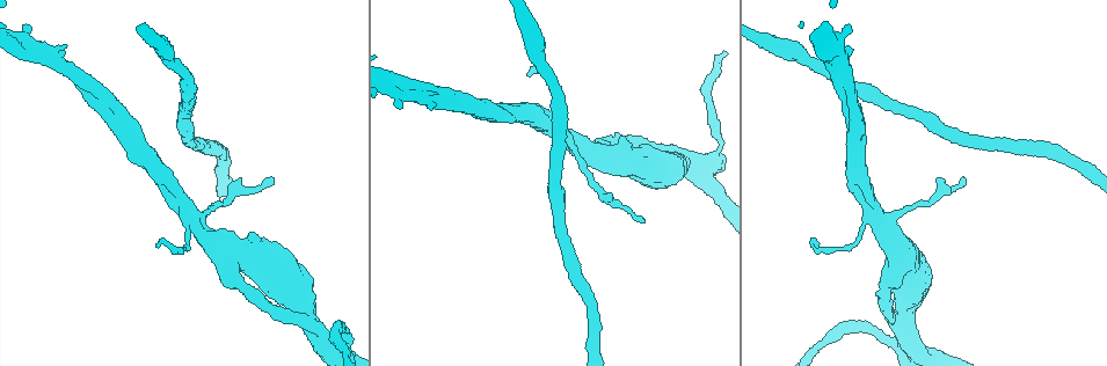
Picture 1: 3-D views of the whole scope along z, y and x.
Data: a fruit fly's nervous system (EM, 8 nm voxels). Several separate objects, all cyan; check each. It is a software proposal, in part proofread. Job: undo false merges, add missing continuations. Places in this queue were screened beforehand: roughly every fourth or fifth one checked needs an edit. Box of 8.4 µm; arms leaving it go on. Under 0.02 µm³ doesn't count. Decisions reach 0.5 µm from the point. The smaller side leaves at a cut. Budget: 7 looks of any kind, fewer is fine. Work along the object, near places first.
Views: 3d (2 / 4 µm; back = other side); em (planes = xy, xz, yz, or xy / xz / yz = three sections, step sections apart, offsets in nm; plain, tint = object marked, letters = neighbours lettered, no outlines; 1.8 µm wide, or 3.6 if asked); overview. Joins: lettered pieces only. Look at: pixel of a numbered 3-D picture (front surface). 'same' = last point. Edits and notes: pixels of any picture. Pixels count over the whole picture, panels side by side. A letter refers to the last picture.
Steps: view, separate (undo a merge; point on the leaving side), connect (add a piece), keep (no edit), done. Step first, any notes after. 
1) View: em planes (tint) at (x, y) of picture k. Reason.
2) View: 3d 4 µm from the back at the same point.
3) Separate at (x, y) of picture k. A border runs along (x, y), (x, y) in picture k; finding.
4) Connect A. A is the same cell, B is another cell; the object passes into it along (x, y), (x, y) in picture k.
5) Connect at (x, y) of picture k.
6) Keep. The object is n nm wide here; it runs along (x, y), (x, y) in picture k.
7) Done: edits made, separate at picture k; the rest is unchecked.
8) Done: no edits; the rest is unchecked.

View: 3d 4 µm at (904, 323) of picture 1. Three arms meet.

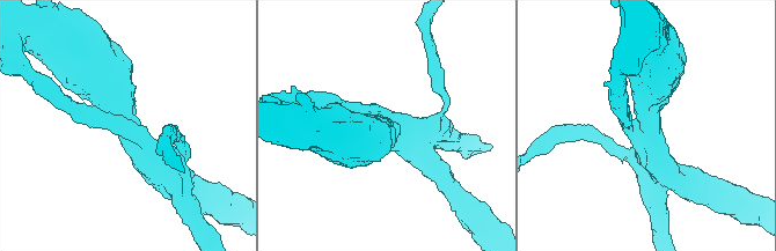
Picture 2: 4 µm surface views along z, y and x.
View: em 3.6 µm planes (tint) at (129, 130) of picture 2. Need the tissue.

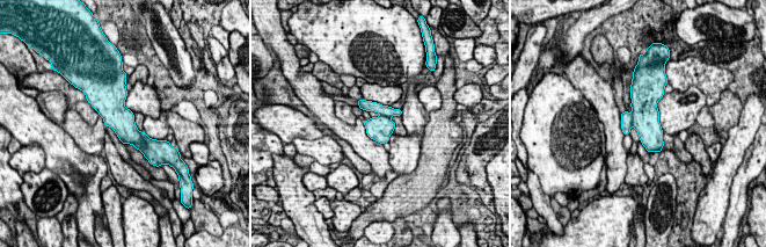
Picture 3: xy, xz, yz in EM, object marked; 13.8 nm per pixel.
View: em 3.6 µm planes (letters) at the same point. See the neighbours.

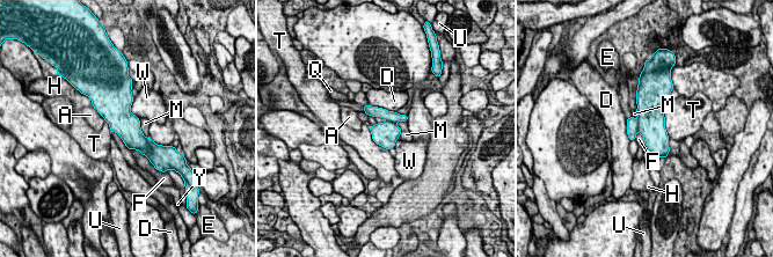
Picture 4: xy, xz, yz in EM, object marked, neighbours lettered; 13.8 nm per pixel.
Keep. A, D, E, F, H, M, Q, T, U, W and Y are other cells; a border runs along (637, 131), (646, 146) in picture 4; one neuron here.

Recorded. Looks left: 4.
View: 3d 4 µm at (202, 236) of picture 1. Four arms meet.

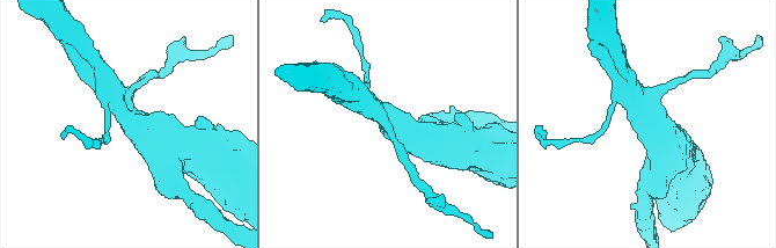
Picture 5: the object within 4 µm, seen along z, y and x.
View: em xy step 8 (tint) at (391, 123) of picture 5. 4 arms meet here.

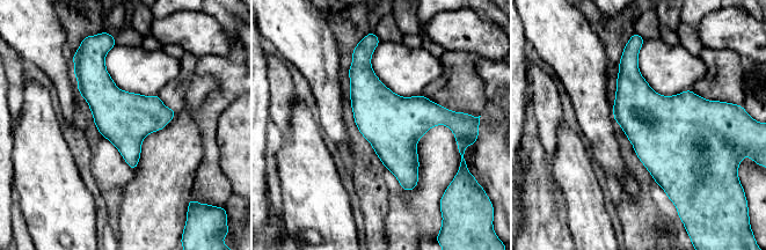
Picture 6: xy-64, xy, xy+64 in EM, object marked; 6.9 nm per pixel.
View: em planes (letters) at the same point. Cut it another way.

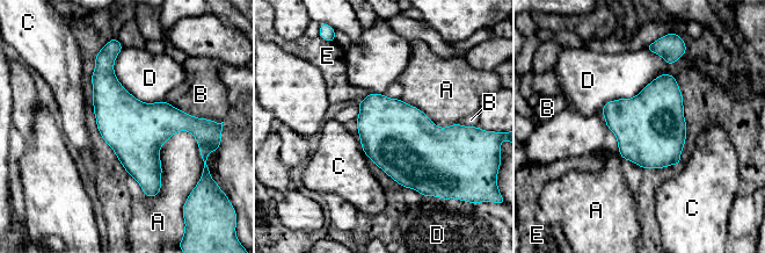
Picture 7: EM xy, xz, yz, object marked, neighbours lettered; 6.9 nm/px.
Keep. A, B, C, D and E are other cells; a border runs along (189, 131), (160, 147), (146, 196) in picture 7; one neuron here.

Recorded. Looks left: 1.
Done: no edits; the rest is unchecked.

